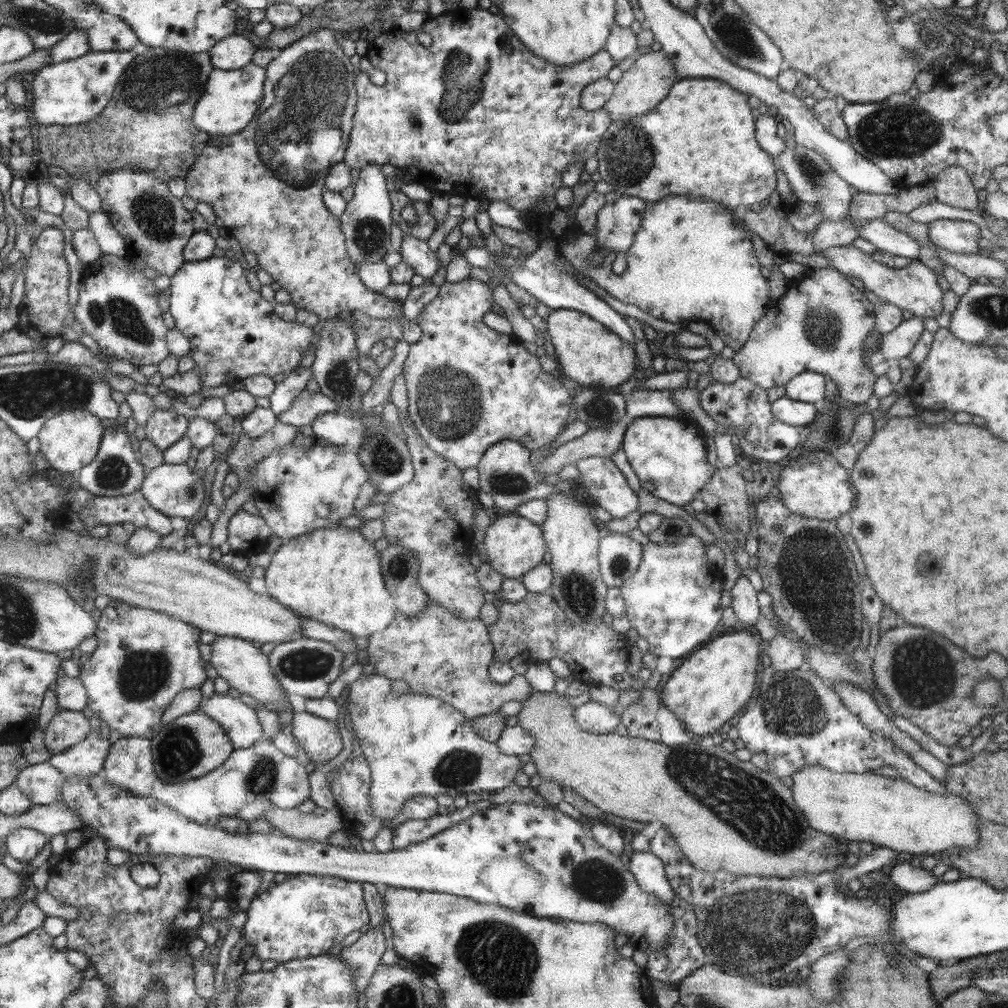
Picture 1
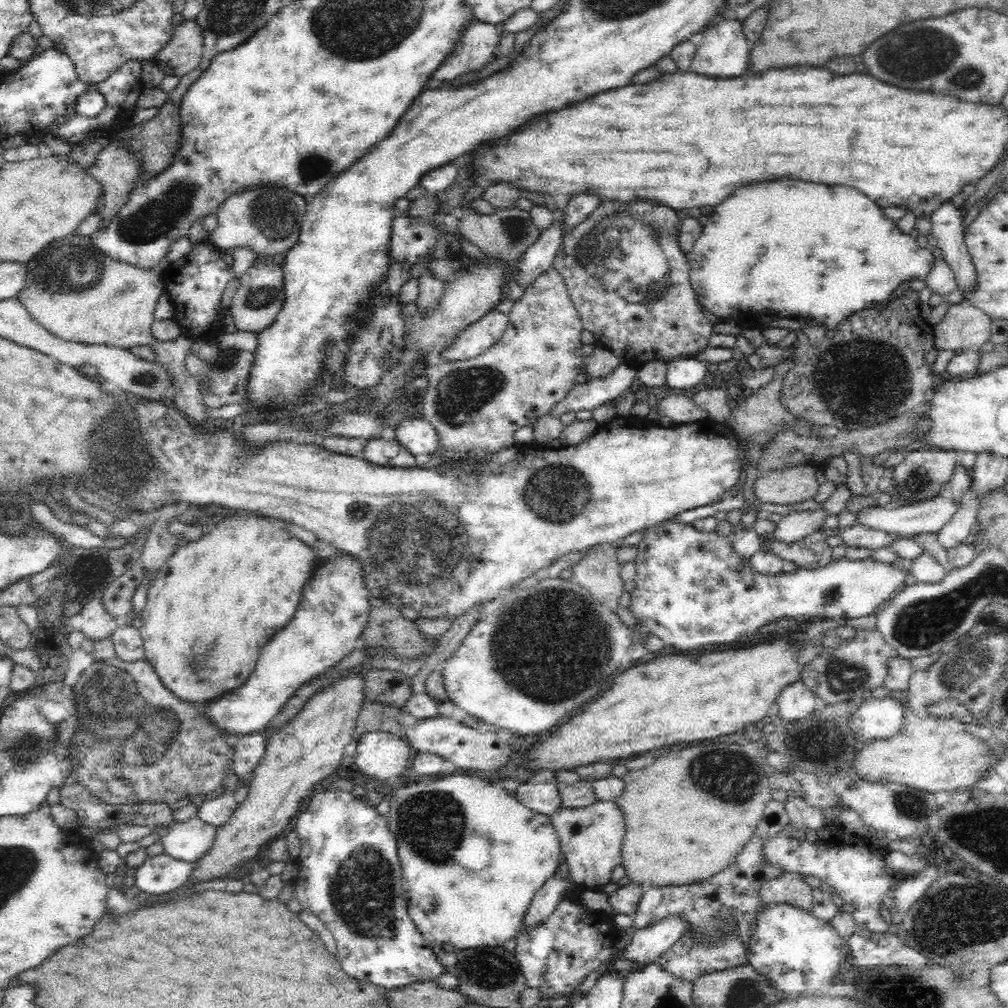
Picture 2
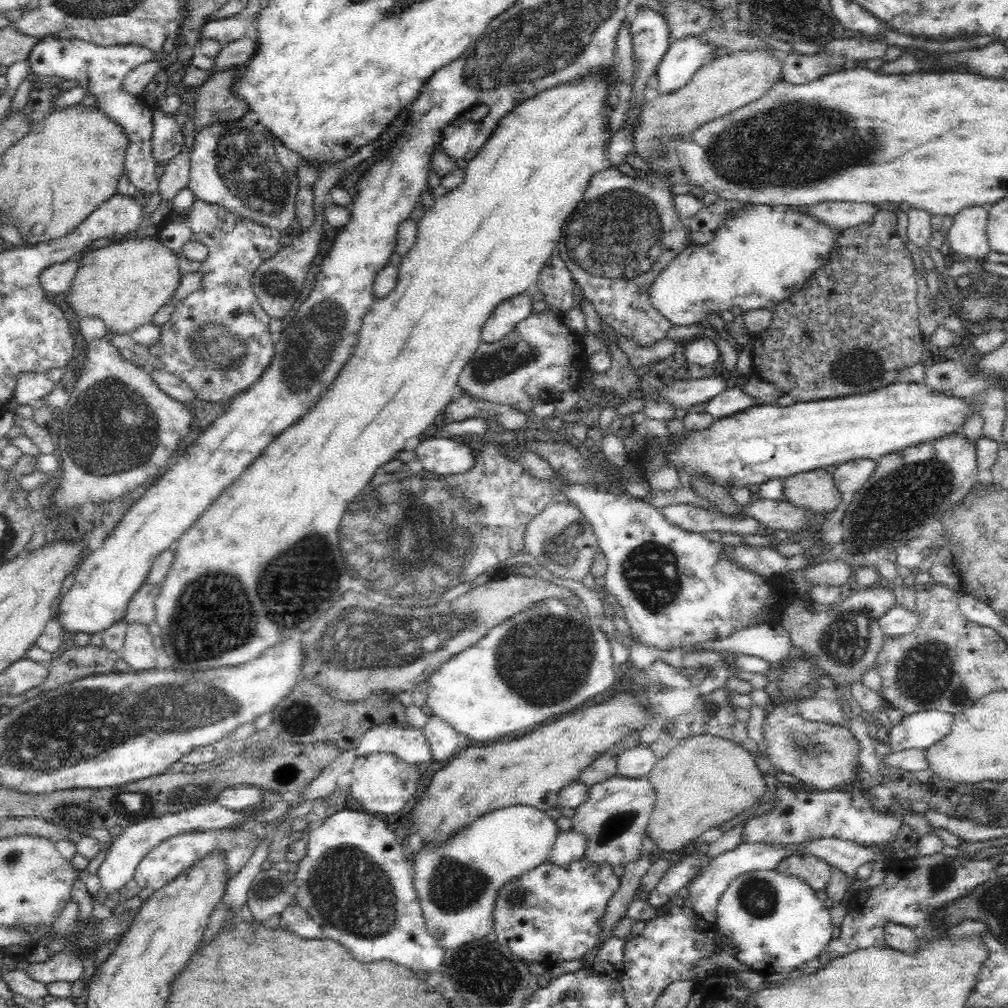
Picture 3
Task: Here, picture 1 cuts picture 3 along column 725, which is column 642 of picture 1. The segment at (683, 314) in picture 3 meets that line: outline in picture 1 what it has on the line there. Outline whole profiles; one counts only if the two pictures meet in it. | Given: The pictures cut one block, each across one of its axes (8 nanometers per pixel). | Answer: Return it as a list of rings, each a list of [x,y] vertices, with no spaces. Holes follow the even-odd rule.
[[[673,196],[673,198],[663,198],[663,200],[657,200],[657,202],[647,202],[644,218],[641,218],[640,228],[637,229],[635,233],[633,244],[626,251],[626,270],[623,271],[620,276],[615,276],[613,273],[609,274],[609,276],[605,276],[605,278],[595,278],[593,282],[619,302],[632,304],[655,319],[674,324],[679,321],[686,321],[687,324],[697,321],[707,323],[719,338],[721,338],[724,347],[735,352],[735,350],[739,350],[739,348],[744,346],[745,342],[748,341],[756,323],[764,317],[767,304],[769,304],[769,288],[767,288],[765,278],[759,274],[759,264],[757,264],[757,260],[755,260],[755,256],[753,256],[753,248],[751,248],[751,240],[749,240],[751,234],[747,236],[747,233],[747,224],[743,222],[739,211],[729,210],[729,212],[727,212],[723,206],[713,204],[713,202],[699,202],[699,200],[693,200],[691,196],[689,196],[689,198],[685,198],[685,196]],[[731,213],[735,213],[733,221],[734,218],[738,221],[739,225],[741,225],[741,230],[731,224]]]

